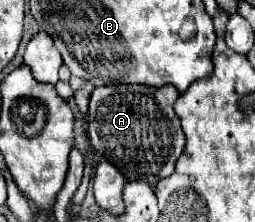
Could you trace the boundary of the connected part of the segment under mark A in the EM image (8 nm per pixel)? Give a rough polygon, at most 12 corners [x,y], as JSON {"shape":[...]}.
{"shape":[[101,86],[89,138],[125,180],[155,186],[183,152],[179,90]]}

